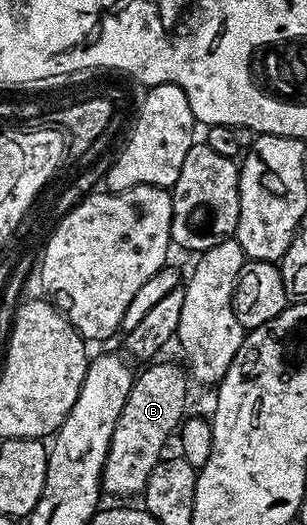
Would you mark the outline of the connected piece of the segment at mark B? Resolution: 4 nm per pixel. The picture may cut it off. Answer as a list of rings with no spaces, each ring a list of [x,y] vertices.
[[[161,361],[147,364],[143,368],[146,370],[135,376],[134,385],[124,403],[124,411],[120,411],[120,419],[112,431],[112,443],[108,447],[102,472],[102,487],[107,494],[115,493],[118,497],[141,494],[148,483],[148,475],[152,475],[152,467],[163,460],[162,448],[165,447],[166,440],[175,436],[184,420],[187,412],[187,370],[181,364],[178,366],[170,361]]]

